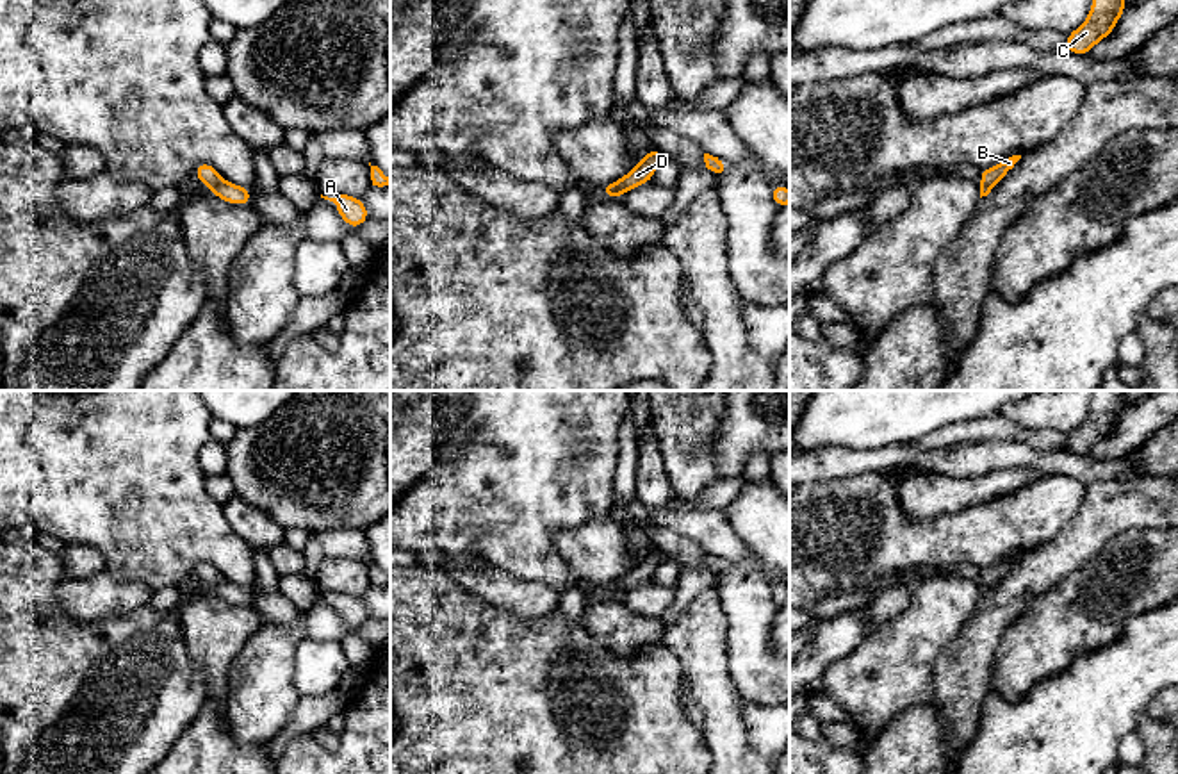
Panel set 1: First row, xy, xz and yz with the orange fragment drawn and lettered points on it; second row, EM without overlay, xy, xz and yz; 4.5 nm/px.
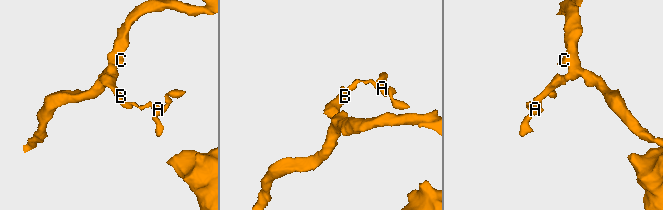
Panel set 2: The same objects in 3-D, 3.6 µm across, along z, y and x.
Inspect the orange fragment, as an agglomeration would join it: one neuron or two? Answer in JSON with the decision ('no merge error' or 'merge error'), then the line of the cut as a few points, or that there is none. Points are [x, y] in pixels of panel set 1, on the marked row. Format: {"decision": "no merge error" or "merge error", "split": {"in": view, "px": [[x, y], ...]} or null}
{"decision": "merge error", "split": {"in": "xz", "px": [[613, 182], [622, 193]]}}

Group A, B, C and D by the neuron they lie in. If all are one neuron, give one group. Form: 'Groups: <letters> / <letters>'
Groups: A D / B C

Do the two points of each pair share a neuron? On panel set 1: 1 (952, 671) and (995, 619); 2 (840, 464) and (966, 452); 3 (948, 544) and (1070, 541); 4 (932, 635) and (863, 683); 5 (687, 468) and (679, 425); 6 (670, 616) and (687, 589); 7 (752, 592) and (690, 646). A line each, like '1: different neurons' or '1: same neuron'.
1: same neuron
2: same neuron
3: different neurons
4: same neuron
5: same neuron
6: same neuron
7: different neurons

